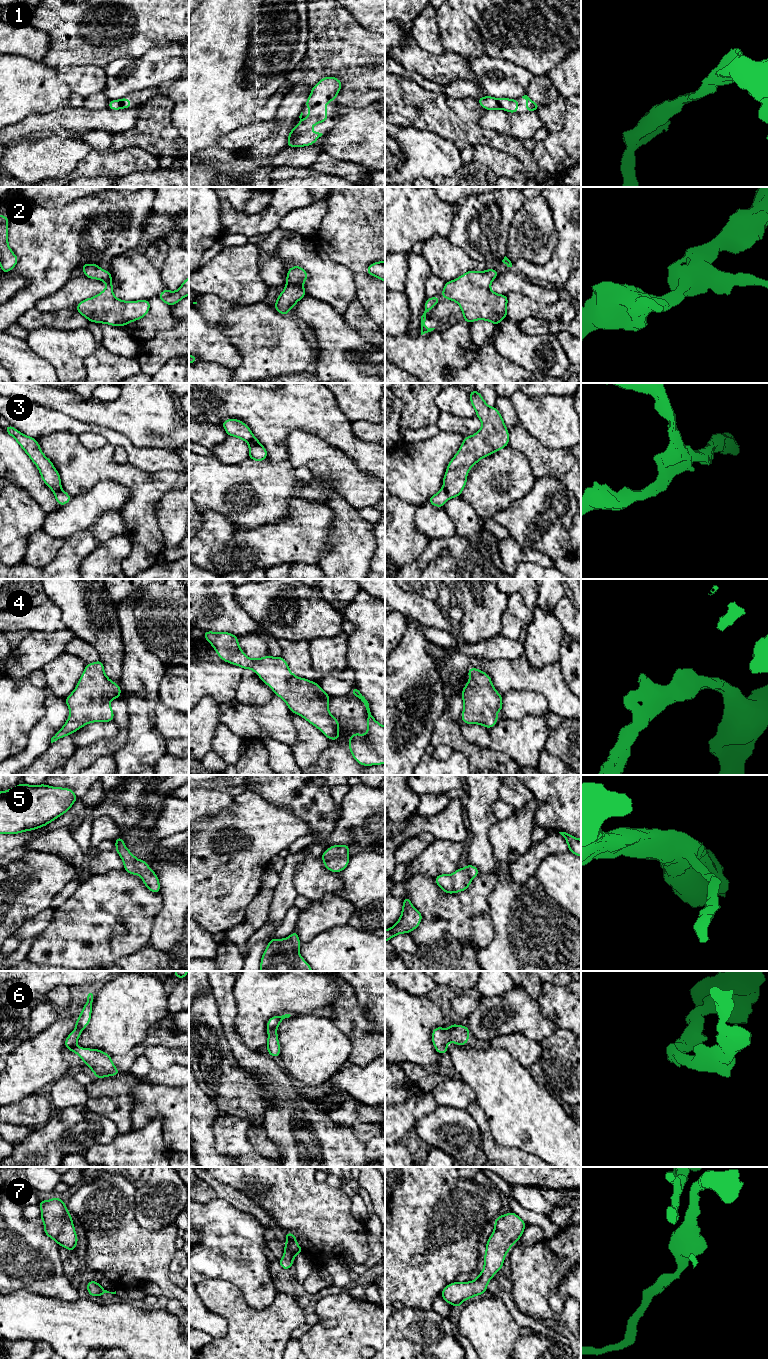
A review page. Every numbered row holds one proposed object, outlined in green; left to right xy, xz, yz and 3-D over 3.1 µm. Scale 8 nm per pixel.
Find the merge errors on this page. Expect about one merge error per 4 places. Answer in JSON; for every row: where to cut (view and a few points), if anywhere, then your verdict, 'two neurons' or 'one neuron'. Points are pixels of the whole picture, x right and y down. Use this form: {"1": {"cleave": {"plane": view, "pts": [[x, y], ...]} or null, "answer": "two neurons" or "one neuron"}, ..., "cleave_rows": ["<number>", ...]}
{"1": {"cleave": null, "answer": "one neuron"}, "2": {"cleave": null, "answer": "one neuron"}, "3": {"cleave": null, "answer": "one neuron"}, "4": {"cleave": null, "answer": "one neuron"}, "5": {"cleave": null, "answer": "one neuron"}, "6": {"cleave": null, "answer": "one neuron"}, "7": {"cleave": null, "answer": "one neuron"}, "cleave_rows": []}

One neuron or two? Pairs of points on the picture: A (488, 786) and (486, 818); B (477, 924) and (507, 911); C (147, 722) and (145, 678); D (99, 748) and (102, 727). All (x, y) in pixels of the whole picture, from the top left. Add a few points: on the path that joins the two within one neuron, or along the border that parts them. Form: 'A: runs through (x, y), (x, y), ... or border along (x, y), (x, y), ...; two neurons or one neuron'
A: runs through (486, 794), (486, 810); one neuron
B: border along (488, 895), (493, 928), (493, 939), (491, 941); two neurons
C: runs through (141, 711), (140, 689); one neuron
D: border along (118, 726), (111, 738), (78, 748); two neurons

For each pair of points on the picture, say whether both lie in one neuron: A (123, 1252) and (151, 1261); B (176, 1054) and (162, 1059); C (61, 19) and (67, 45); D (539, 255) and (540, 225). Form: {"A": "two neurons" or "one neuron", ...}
{"A": "one neuron", "B": "one neuron", "C": "one neuron", "D": "one neuron"}

